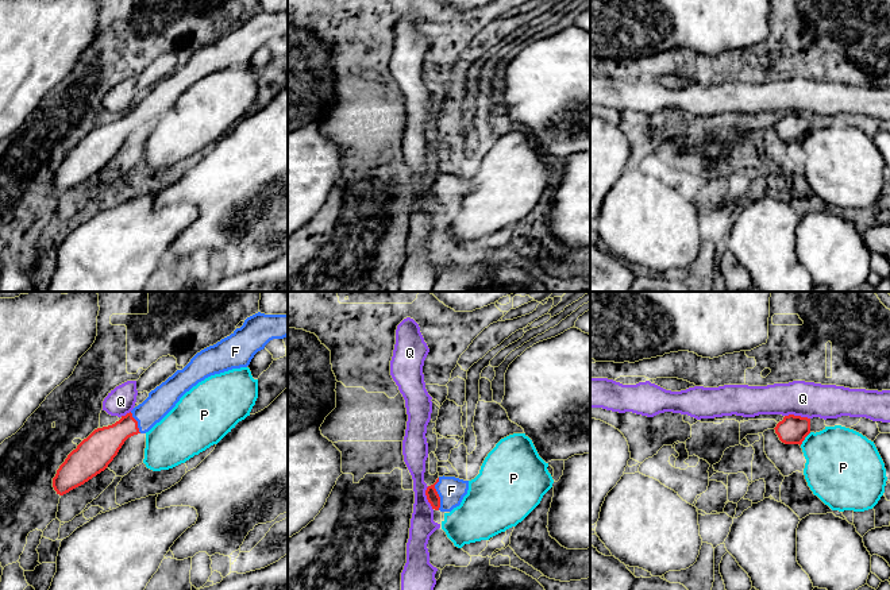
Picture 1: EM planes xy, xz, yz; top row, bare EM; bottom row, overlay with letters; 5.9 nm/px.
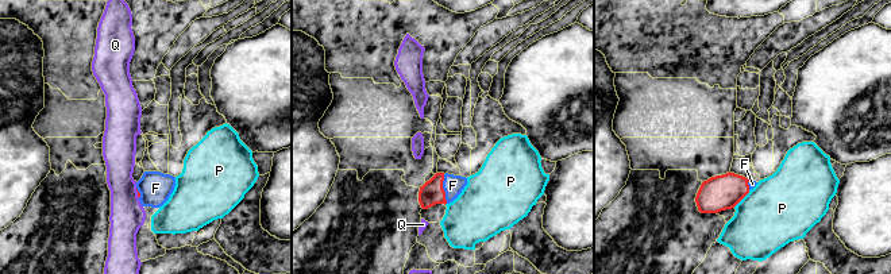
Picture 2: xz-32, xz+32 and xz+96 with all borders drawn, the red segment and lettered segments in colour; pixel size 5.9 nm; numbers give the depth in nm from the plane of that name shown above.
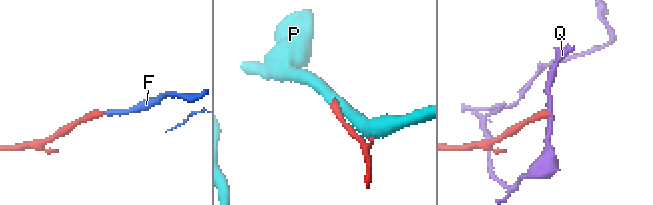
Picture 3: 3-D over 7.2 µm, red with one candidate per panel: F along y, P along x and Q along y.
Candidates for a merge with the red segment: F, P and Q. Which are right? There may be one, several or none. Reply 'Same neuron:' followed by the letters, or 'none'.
Same neuron: F

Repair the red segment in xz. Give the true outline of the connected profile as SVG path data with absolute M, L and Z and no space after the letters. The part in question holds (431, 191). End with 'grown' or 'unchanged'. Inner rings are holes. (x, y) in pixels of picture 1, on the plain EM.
M439 174L436 180L427 185L425 193L432 207L451 209L459 204L467 192L469 178L455 174Z | grown

